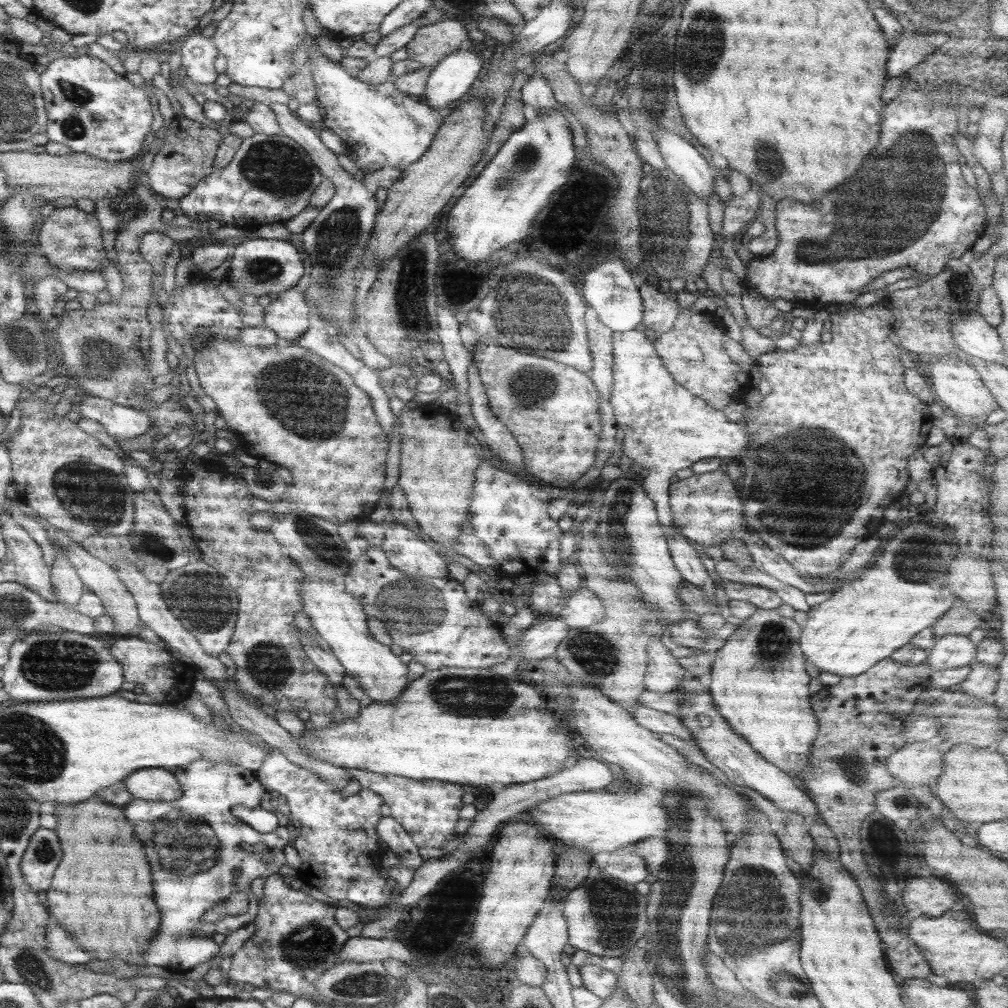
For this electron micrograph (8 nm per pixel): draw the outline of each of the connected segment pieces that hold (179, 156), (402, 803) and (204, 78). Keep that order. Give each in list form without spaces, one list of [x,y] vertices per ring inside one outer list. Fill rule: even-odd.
[[[175,115],[170,119],[171,121],[166,130],[163,143],[158,145],[159,152],[156,153],[152,166],[150,166],[150,169],[147,171],[149,189],[162,201],[167,198],[178,198],[180,200],[183,196],[186,196],[200,180],[205,179],[213,172],[215,154],[218,152],[224,134],[220,129],[209,128],[202,123],[188,120],[184,118],[184,115]]]
[[[352,769],[351,774],[362,788],[371,790],[384,799],[390,807],[390,817],[411,836],[416,847],[441,848],[456,839],[455,827],[460,820],[460,809],[464,806],[461,798],[467,787],[441,780],[414,780],[405,776],[378,774],[360,769]]]
[[[191,33],[181,45],[181,68],[186,70],[186,76],[196,84],[214,85],[218,78],[214,69],[218,51],[212,39],[202,33]]]

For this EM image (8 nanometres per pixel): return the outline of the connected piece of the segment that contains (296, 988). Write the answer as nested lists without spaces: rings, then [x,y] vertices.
[[[278,873],[265,881],[259,911],[252,922],[256,931],[230,958],[232,968],[224,973],[225,981],[237,988],[251,984],[264,990],[319,999],[313,982],[328,968],[340,963],[340,952],[349,939],[334,919],[336,905],[314,900],[302,892],[299,885],[293,885]]]

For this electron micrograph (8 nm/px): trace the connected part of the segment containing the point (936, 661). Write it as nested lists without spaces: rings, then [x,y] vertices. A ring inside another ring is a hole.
[[[947,634],[935,640],[934,646],[928,650],[925,663],[934,670],[960,668],[975,661],[976,647],[963,634]]]

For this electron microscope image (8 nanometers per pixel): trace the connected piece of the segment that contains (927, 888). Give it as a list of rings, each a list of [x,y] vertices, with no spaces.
[[[912,878],[906,882],[902,900],[908,910],[916,909],[929,917],[942,916],[958,902],[958,892],[938,878]]]

